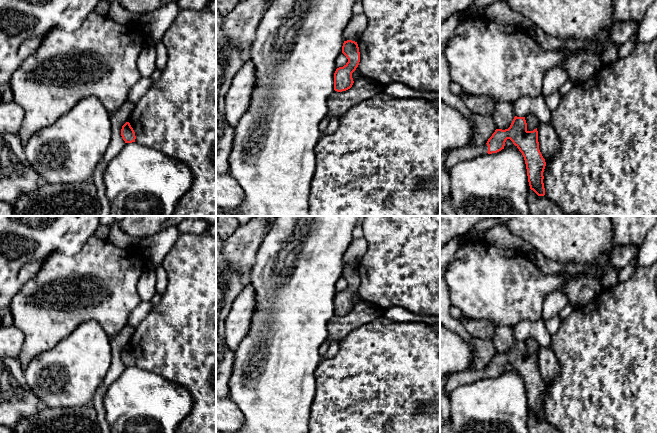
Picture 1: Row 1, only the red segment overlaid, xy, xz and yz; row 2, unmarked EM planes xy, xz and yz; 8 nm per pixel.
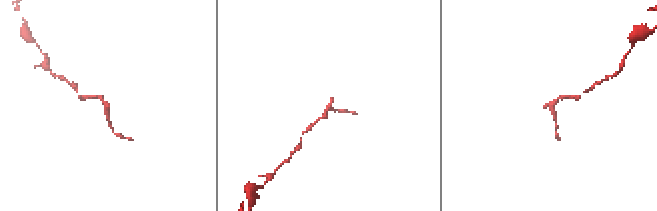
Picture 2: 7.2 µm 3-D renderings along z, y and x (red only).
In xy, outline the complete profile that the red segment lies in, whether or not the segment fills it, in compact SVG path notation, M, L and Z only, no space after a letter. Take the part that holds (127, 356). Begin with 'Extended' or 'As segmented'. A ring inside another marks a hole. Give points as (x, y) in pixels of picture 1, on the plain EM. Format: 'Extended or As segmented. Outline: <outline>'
As segmented. Outline: M126 346L121 353L121 360L125 367L135 366L136 360L129 346Z

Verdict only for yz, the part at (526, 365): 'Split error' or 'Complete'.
Split error

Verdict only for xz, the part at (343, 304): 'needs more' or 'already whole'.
already whole

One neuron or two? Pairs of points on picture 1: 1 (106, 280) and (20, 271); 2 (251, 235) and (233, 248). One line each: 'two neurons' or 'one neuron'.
1: two neurons
2: one neuron

